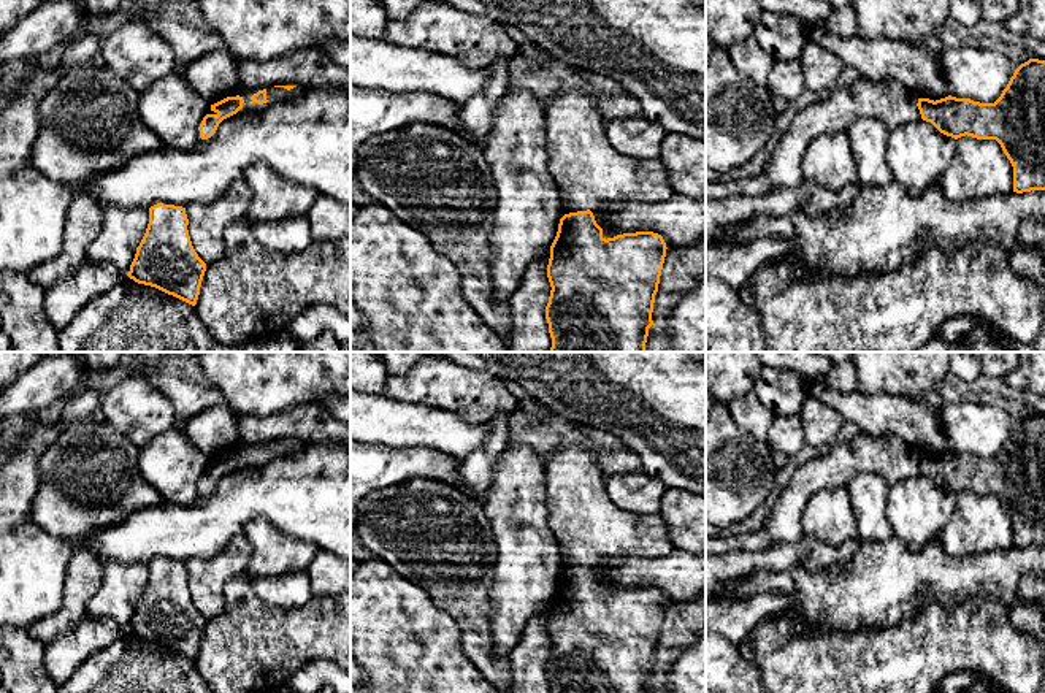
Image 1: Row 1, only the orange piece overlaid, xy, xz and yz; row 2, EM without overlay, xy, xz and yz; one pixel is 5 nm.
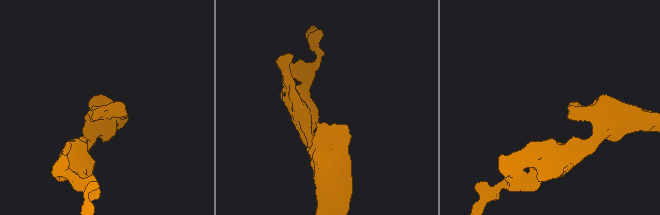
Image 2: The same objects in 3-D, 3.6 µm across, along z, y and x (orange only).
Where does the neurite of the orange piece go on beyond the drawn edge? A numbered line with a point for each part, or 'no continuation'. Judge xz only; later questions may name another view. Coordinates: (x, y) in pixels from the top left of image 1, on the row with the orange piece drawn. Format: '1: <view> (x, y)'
1: xz (587, 170)

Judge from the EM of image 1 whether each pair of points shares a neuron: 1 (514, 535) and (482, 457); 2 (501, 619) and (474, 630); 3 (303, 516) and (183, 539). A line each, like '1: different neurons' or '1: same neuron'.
1: different neurons
2: different neurons
3: same neuron

